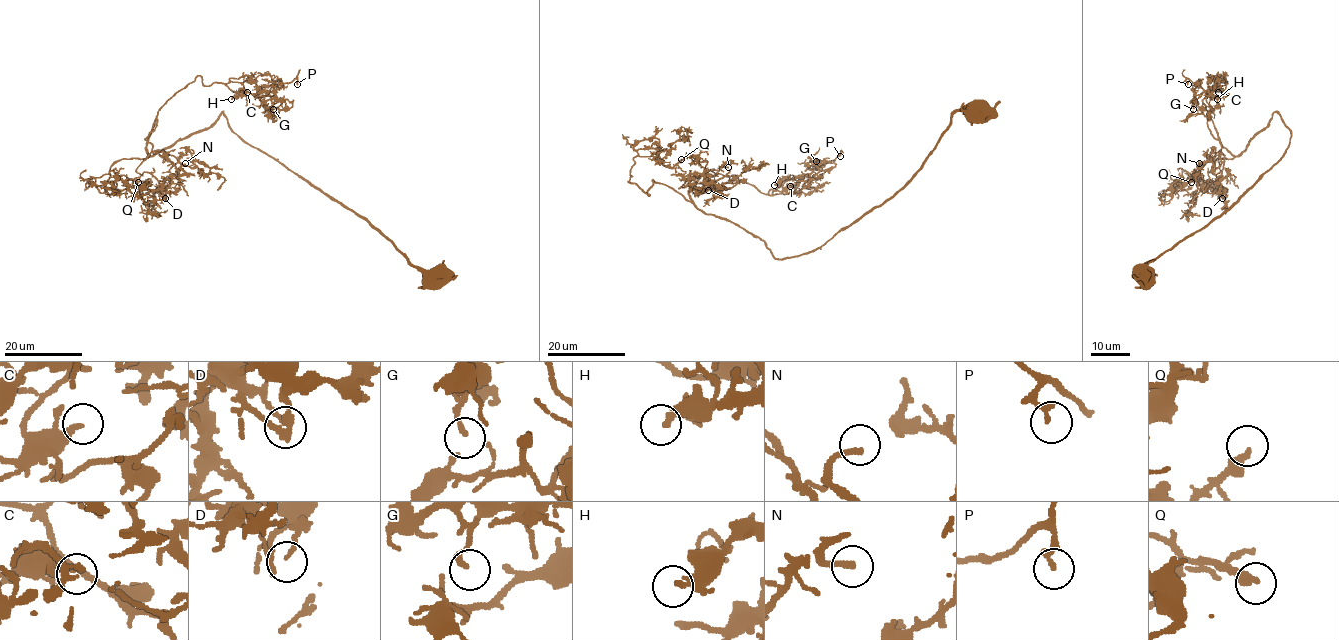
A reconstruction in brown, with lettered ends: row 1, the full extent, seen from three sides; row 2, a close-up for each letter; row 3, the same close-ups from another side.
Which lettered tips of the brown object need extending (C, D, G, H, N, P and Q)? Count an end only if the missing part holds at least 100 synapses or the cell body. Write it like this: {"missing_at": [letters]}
{"missing_at": ["N", "Q"]}

